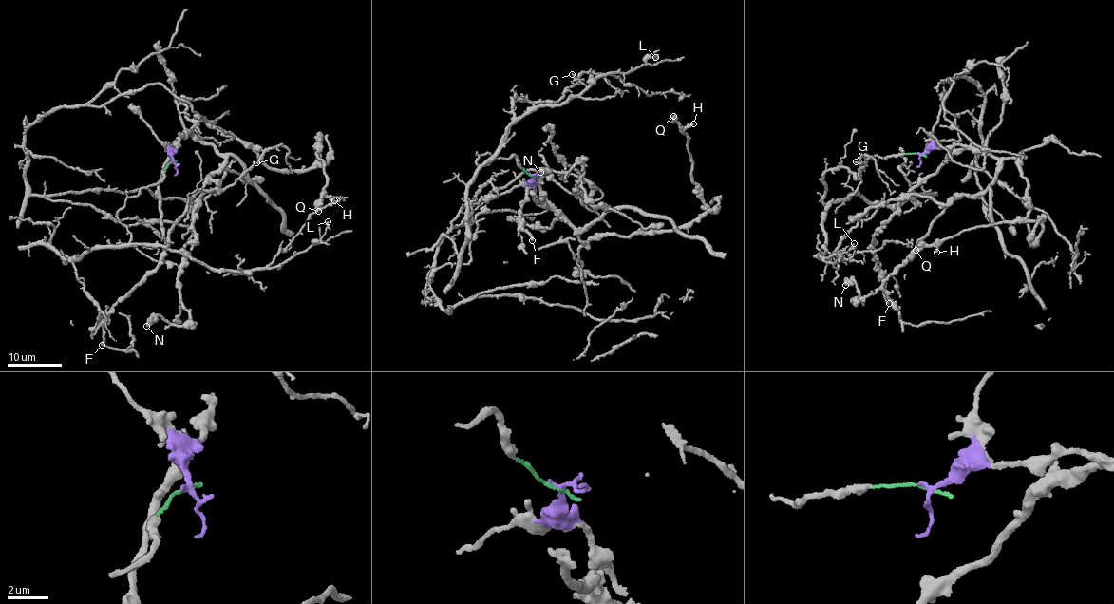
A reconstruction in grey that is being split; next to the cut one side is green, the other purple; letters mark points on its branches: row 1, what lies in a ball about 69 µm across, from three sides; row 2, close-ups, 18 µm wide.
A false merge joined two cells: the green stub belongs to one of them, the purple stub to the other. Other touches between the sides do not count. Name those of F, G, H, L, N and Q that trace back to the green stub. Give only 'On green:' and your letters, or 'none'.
On green: G, L

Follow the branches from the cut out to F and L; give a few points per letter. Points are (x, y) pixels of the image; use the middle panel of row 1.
F: (531, 176), (549, 206), (534, 198), (540, 172), (519, 212), (532, 240)
L: (531, 176), (514, 155), (479, 156), (479, 165), (494, 159), (510, 126), (527, 113), (655, 57)

